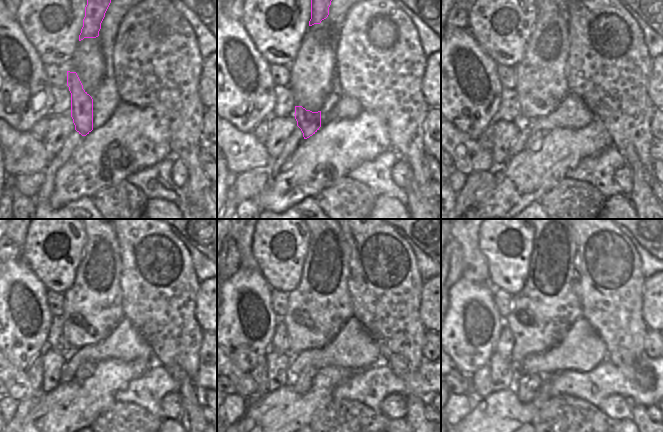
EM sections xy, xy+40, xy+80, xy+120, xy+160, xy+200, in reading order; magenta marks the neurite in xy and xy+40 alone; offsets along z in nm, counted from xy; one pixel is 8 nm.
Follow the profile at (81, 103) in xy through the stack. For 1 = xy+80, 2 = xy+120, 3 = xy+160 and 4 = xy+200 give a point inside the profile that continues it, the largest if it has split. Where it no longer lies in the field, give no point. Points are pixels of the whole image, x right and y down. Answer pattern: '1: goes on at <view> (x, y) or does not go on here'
1: goes on at xy+80 (535, 140)
2: goes on at xy+120 (85, 369)
3: goes on at xy+160 (301, 384)
4: goes on at xy+200 (526, 386)

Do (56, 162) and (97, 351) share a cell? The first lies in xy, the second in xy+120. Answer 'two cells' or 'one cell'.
one cell

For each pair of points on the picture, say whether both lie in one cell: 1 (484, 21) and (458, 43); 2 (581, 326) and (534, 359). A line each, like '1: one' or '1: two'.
1: two
2: one

